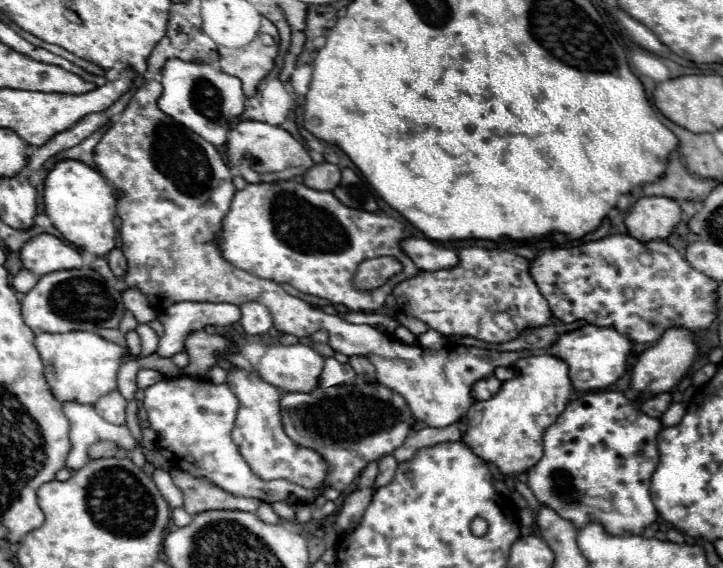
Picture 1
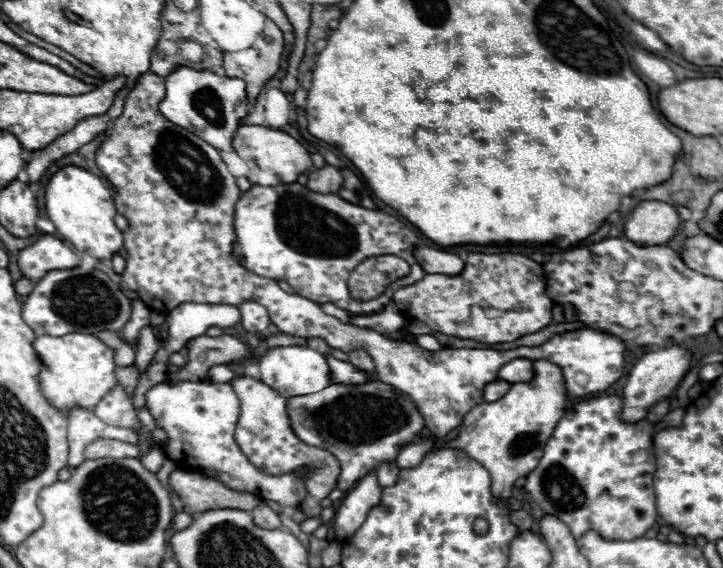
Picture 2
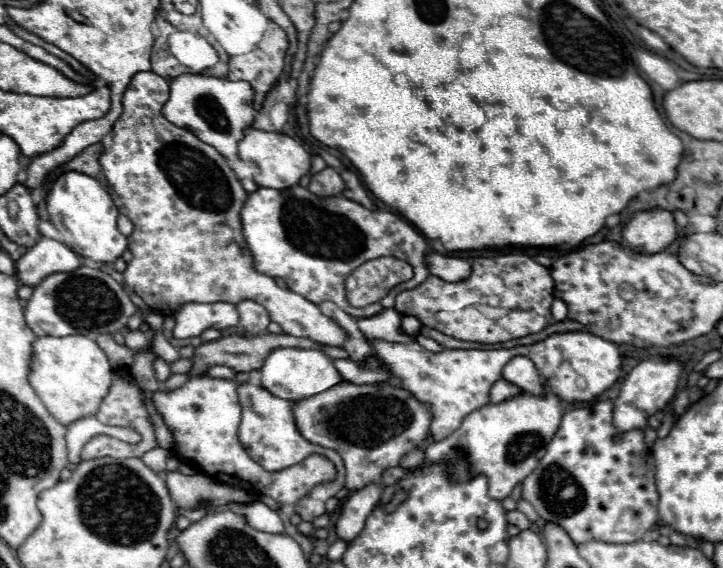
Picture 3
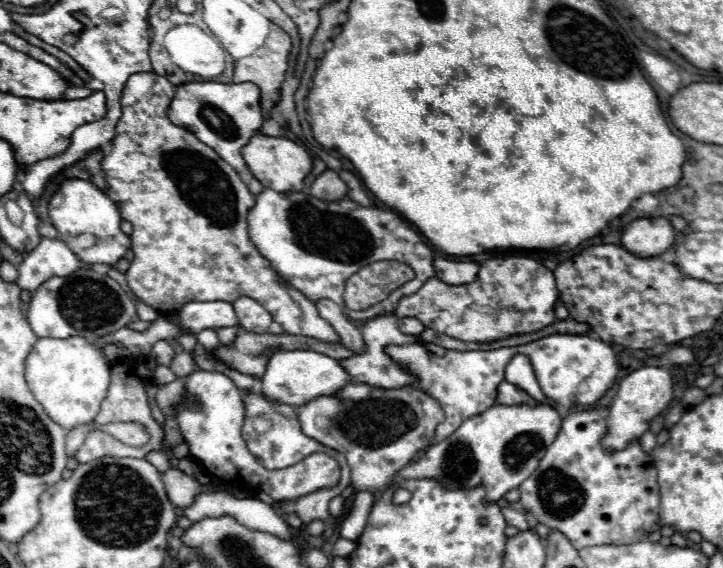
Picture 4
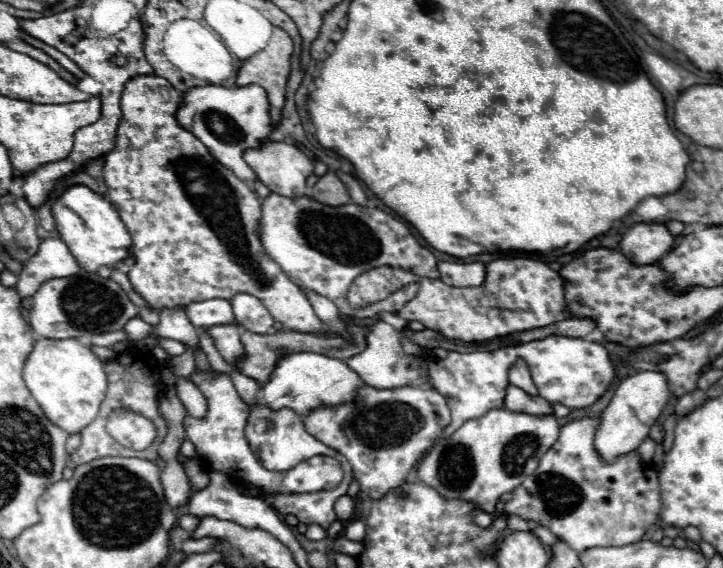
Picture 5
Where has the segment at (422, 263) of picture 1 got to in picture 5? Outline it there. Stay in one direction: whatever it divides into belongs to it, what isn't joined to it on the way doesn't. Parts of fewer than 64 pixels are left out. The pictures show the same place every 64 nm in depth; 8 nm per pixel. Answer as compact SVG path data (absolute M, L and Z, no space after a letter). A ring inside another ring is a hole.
M438 262L438 270L440 280L456 288L480 286L486 280L486 266L482 262Z

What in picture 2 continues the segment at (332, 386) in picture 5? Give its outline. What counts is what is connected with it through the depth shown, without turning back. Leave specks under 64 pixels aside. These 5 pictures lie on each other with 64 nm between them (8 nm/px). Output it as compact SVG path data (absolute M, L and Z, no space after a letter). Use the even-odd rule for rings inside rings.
M288 346L288 348L270 348L262 358L260 358L260 374L262 382L280 392L286 400L292 396L304 396L304 394L314 394L324 390L326 386L332 384L330 368L326 362L326 356L312 350L310 346Z

